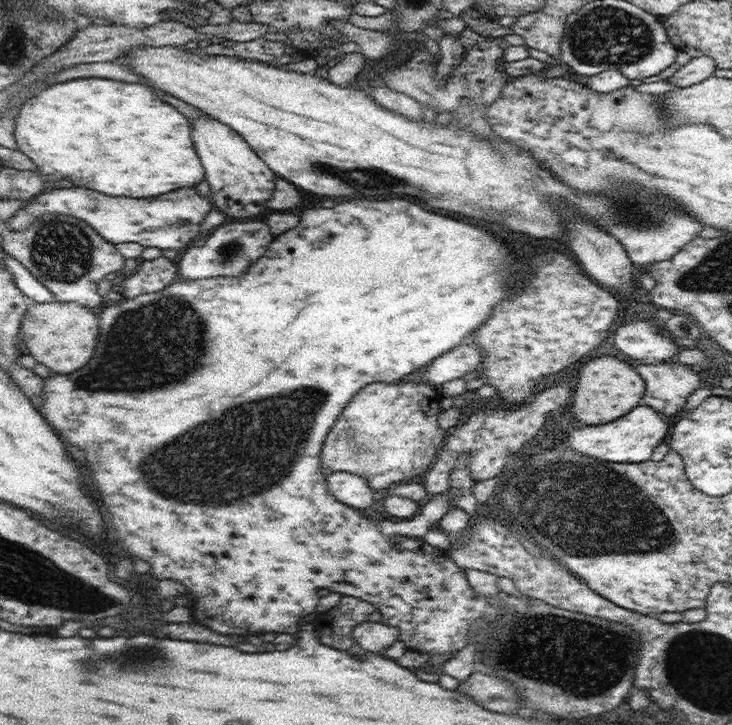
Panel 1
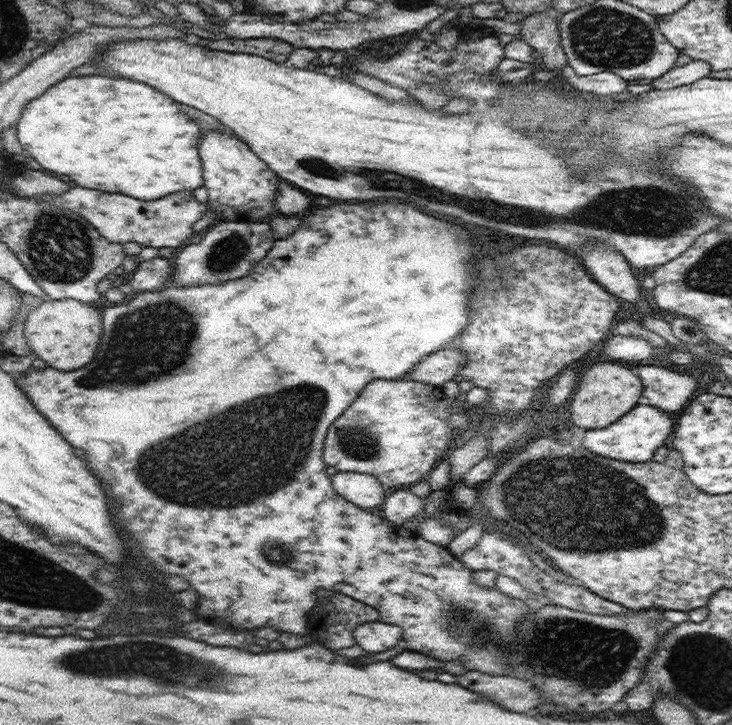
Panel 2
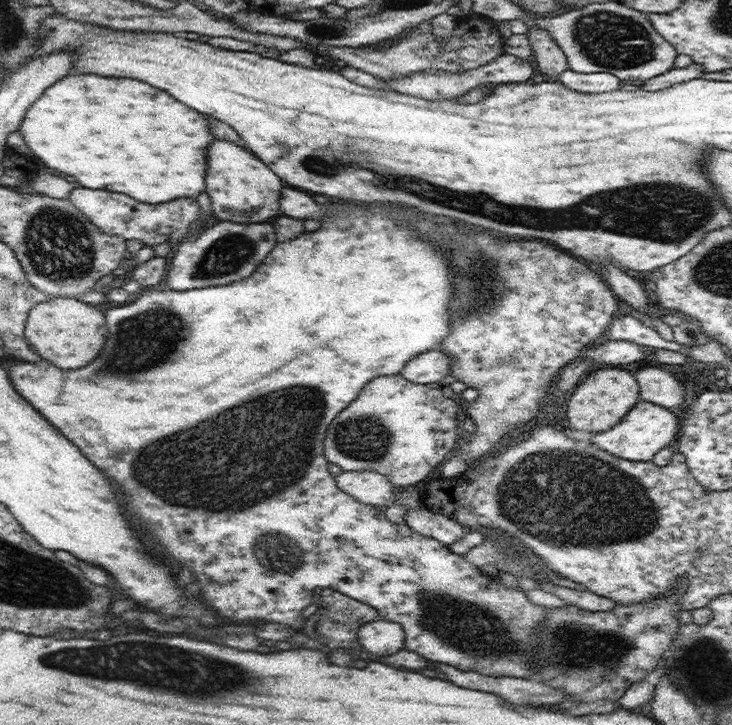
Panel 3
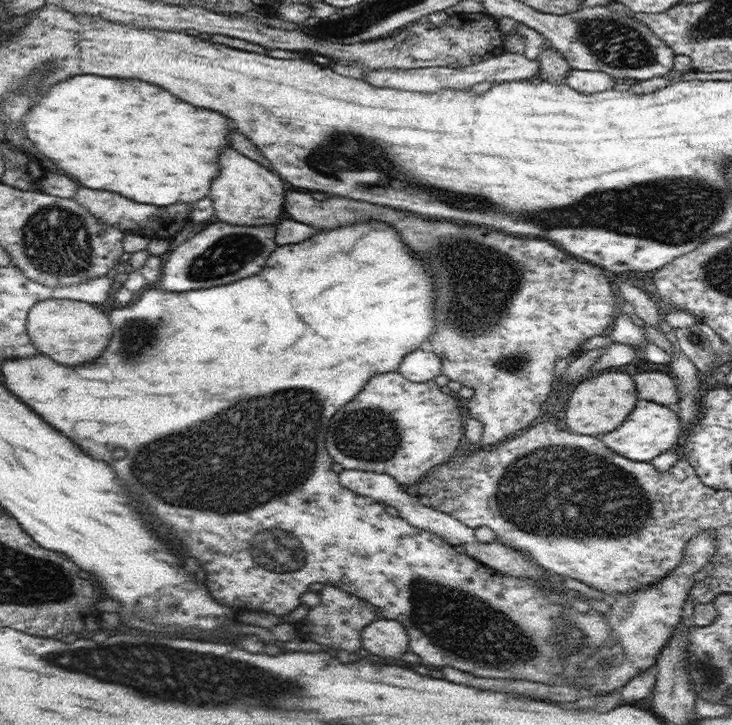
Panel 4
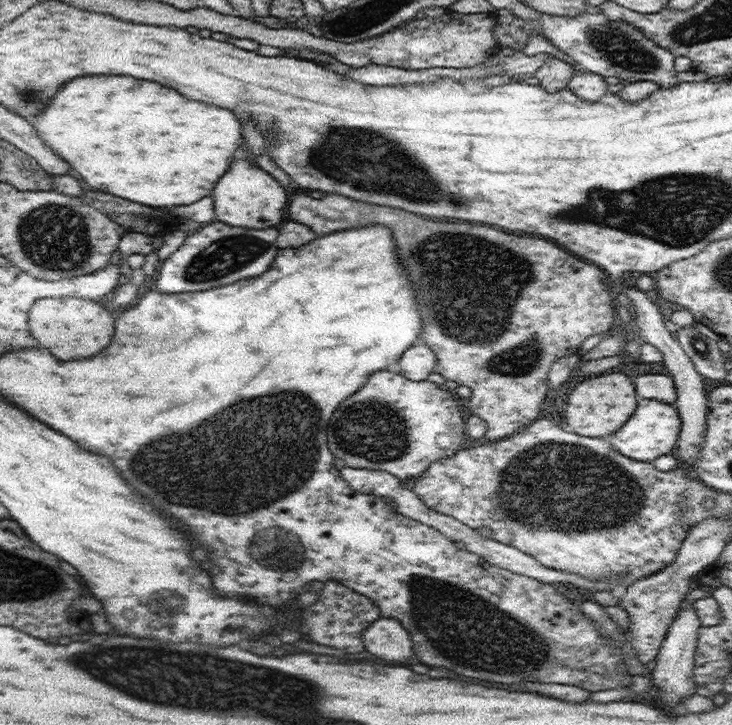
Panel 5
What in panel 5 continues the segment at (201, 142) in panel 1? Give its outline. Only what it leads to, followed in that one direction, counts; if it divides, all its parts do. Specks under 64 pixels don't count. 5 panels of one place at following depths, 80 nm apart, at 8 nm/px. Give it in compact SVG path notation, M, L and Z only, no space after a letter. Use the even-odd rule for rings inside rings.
M232 158L228 172L222 176L222 180L218 180L212 198L216 208L216 220L235 227L279 227L287 219L289 200L284 187L271 174L248 160Z

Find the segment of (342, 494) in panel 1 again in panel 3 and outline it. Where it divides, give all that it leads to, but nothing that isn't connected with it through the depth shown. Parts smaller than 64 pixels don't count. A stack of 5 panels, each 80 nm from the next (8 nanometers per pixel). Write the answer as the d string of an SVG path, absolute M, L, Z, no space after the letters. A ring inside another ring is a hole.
M342 471L335 478L337 487L364 504L386 508L394 501L394 485L380 473L374 471Z

